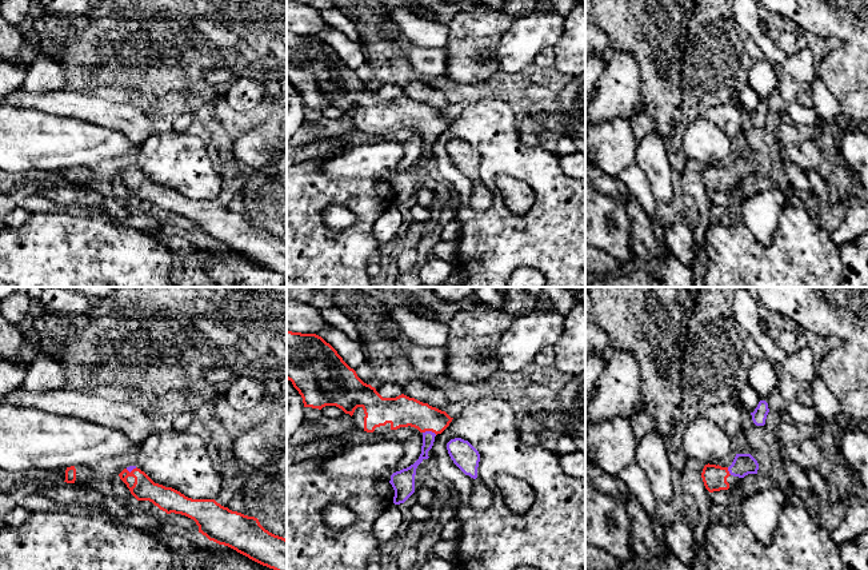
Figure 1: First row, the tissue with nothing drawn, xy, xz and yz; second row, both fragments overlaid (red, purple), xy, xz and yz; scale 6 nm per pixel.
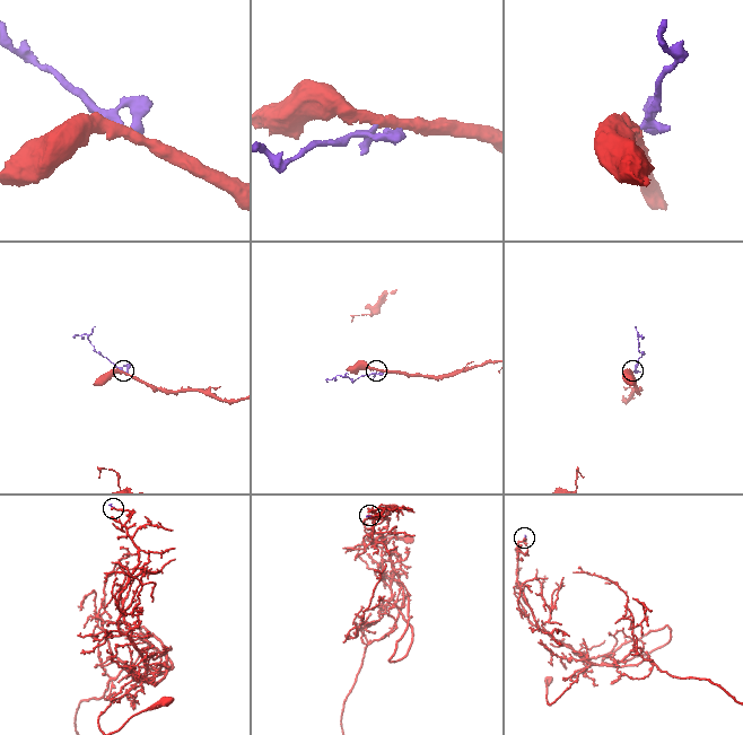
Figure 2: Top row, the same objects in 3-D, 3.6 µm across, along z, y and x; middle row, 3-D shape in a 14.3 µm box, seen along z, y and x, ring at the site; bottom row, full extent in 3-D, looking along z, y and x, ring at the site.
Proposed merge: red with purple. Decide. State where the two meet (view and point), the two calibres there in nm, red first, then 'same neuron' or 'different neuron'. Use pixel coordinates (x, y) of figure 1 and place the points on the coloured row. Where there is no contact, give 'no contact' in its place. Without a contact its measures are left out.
contact xz (430, 430); calibres 190 and 80 nm; same neuron

